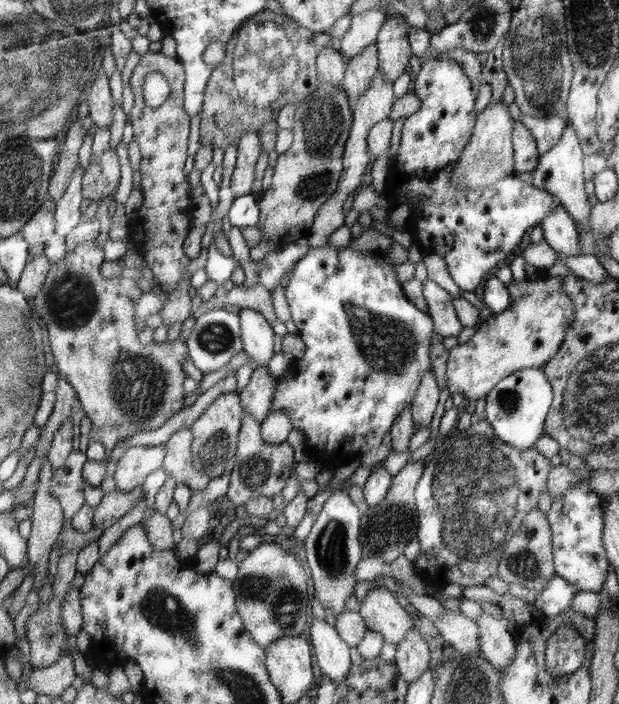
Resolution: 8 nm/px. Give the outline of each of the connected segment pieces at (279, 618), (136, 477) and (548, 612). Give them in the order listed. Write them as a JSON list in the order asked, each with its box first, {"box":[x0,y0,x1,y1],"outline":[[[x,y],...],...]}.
[{"box":[233,542,313,647],"outline":[[[276,542],[264,543],[248,552],[248,555],[239,563],[238,576],[233,580],[234,589],[238,592],[238,611],[242,616],[244,627],[251,632],[261,647],[274,644],[279,638],[300,637],[313,620],[310,608],[310,594],[308,594],[308,574],[306,568],[298,562],[296,556],[288,554],[286,548],[280,548]]]},{"box":[111,445,166,493],"outline":[[[164,445],[133,446],[123,451],[121,460],[111,471],[116,480],[116,489],[128,493],[142,487],[146,477],[163,466],[166,451]]]},{"box":[533,574,578,618],"outline":[[[559,574],[548,581],[546,588],[537,593],[533,604],[539,612],[543,612],[548,618],[556,618],[563,610],[568,608],[574,595],[578,593],[577,586],[564,580]]]}]

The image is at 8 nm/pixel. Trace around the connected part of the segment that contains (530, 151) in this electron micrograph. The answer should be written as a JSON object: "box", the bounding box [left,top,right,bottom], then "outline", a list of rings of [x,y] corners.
{"box":[512,122,539,176],"outline":[[[521,122],[515,123],[512,138],[515,173],[529,176],[539,166],[538,143],[531,130]]]}

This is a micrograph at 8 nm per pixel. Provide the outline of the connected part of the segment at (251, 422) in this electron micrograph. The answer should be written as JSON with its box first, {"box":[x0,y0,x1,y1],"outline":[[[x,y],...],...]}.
{"box":[225,411,294,506],"outline":[[[244,411],[242,433],[236,451],[236,463],[230,473],[228,493],[225,495],[234,506],[242,506],[249,499],[258,497],[274,498],[280,495],[288,484],[287,473],[294,464],[294,449],[289,443],[273,446],[261,437],[261,424]]]}

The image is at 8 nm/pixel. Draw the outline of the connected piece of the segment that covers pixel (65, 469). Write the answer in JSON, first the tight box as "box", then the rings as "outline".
{"box":[50,451,86,520],"outline":[[[72,451],[65,460],[64,466],[54,468],[50,479],[50,494],[61,504],[64,520],[73,518],[84,504],[84,484],[82,484],[82,467],[86,462],[86,453]]]}

